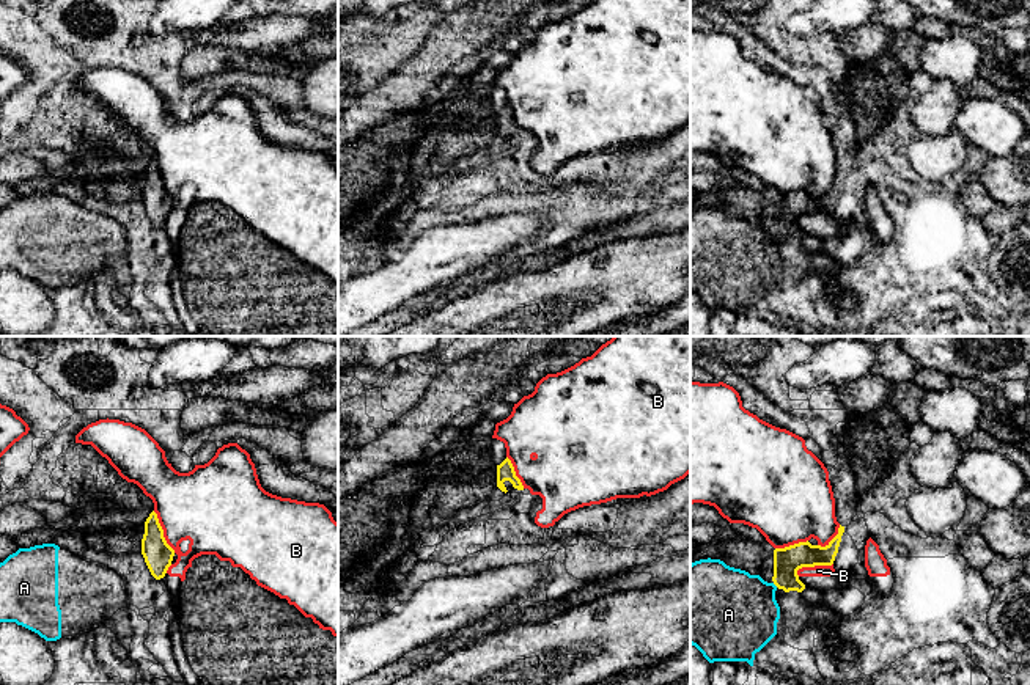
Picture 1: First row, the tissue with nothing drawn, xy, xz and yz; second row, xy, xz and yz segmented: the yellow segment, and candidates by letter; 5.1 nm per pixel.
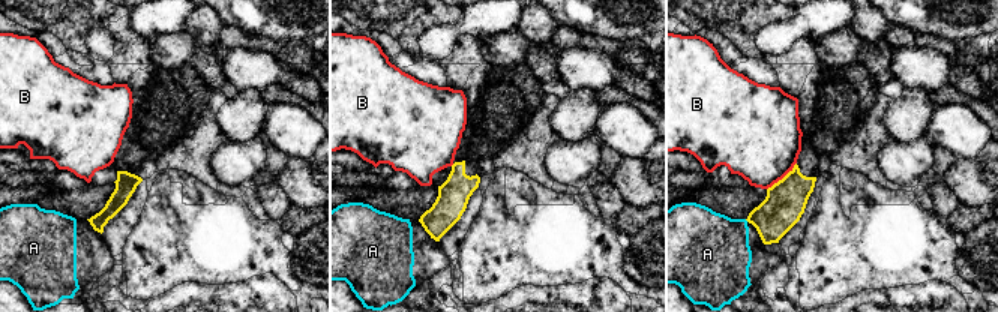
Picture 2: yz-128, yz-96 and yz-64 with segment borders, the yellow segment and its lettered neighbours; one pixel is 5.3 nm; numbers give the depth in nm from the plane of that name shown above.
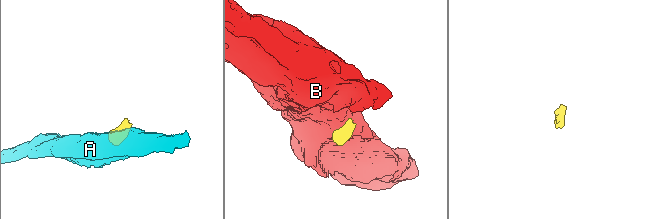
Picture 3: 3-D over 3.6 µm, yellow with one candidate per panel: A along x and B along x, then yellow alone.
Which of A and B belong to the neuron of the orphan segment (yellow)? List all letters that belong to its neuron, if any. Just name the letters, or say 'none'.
none

